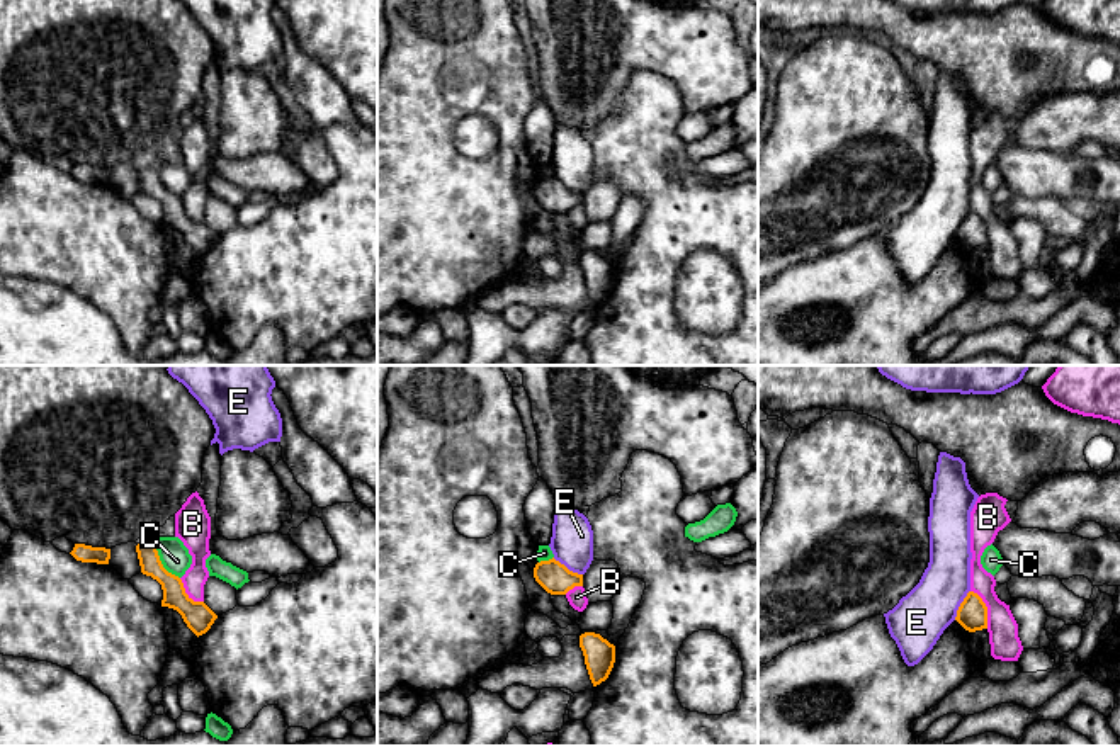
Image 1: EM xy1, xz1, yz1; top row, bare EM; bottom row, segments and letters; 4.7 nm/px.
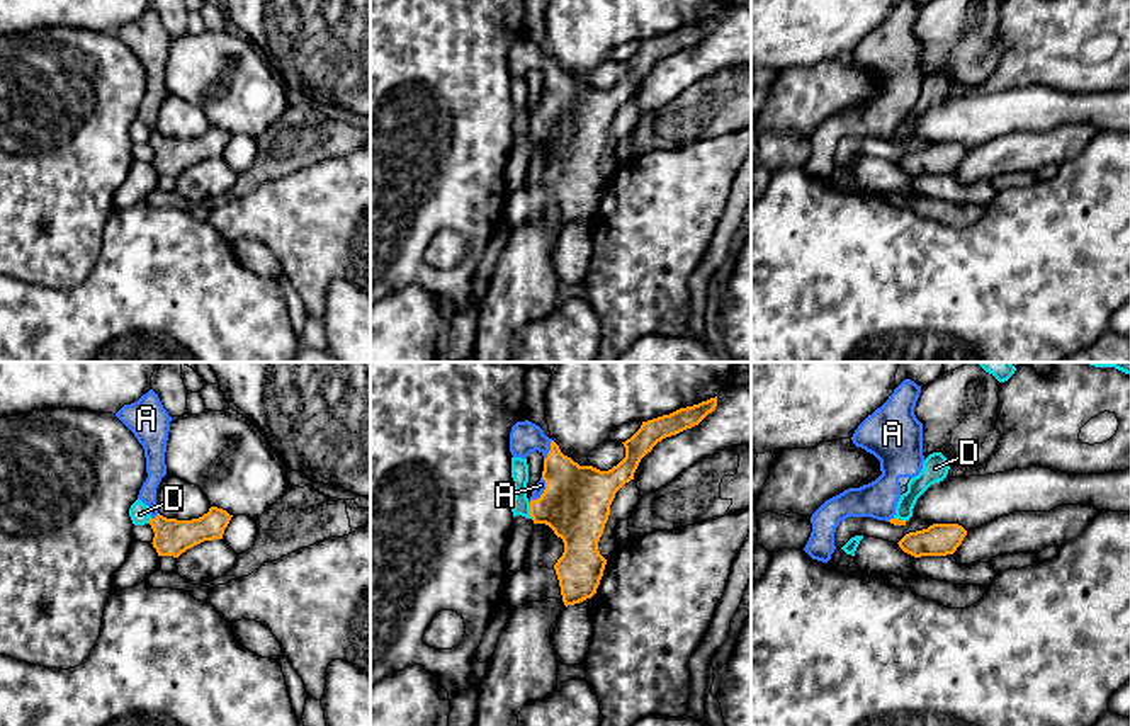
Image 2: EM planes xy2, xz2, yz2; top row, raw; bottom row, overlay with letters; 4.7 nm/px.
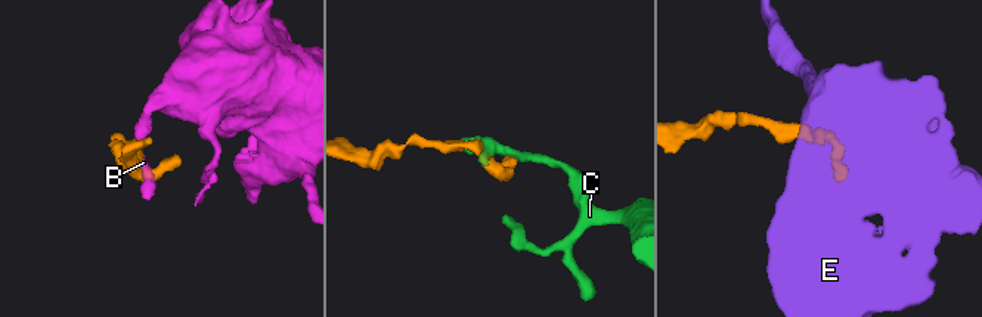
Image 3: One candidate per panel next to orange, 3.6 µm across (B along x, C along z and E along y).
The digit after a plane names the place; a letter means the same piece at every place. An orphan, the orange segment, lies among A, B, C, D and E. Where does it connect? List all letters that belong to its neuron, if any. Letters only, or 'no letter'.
A

